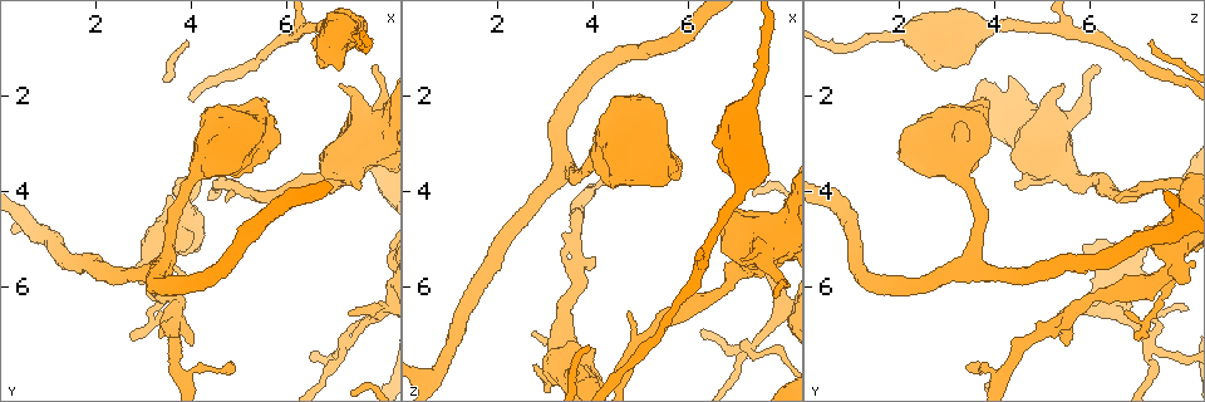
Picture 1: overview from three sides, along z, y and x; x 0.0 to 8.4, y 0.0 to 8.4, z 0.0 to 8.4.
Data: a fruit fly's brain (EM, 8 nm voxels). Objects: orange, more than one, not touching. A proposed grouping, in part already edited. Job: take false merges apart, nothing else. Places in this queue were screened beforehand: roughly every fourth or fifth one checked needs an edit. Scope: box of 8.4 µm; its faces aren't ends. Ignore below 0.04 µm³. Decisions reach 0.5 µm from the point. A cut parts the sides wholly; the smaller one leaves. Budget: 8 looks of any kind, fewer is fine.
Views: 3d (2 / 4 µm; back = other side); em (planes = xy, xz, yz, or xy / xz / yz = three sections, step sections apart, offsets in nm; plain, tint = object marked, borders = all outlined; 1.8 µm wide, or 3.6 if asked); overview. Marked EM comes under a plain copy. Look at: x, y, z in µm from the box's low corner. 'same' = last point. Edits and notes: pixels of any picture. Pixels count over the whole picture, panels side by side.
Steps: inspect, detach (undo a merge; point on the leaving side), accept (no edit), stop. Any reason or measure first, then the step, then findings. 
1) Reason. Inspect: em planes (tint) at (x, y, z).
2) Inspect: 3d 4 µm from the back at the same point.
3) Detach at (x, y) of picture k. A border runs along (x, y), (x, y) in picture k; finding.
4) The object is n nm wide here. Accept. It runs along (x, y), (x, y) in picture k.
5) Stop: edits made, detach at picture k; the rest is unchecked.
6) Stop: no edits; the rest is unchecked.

Sudden change in width. Inspect: 3d 2 µm at (7.30, 7.10, 7.20).

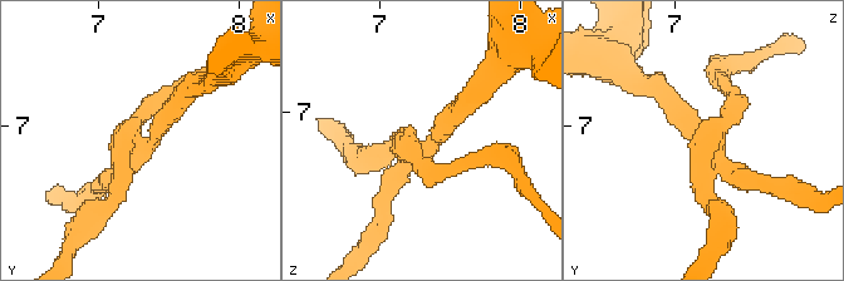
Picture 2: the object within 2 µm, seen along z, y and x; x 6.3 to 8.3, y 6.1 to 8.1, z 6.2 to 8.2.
Need the tissue. Inspect: em yz step 8 (tint) at (7.32, 7.10, 7.24).

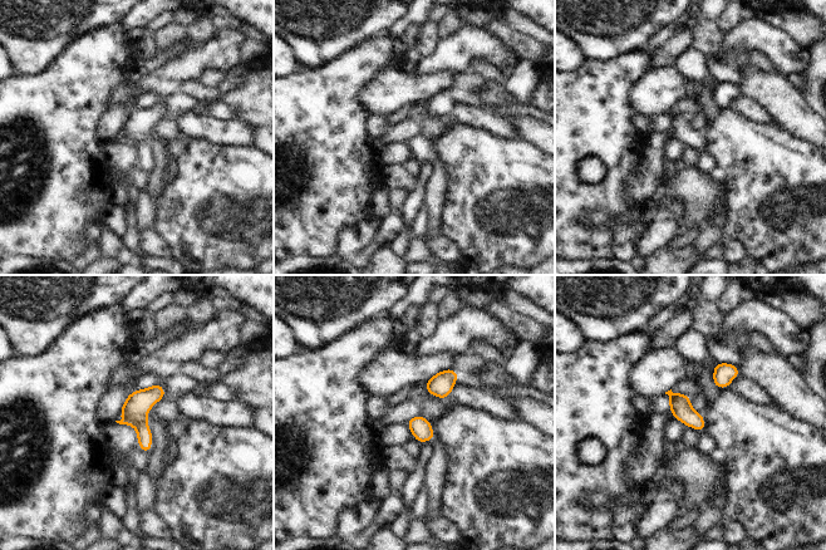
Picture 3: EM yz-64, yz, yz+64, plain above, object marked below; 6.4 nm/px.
The object is 130 nm wide here. Detach at (137, 406) of picture 3. A border runs along (146, 421), (137, 422), (133, 426) in picture 3; a second neuron is stuck on.

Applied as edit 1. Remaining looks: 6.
Sharp bend. Inspect: 3d 4 µm at (6.25, 0.55, 5.30).

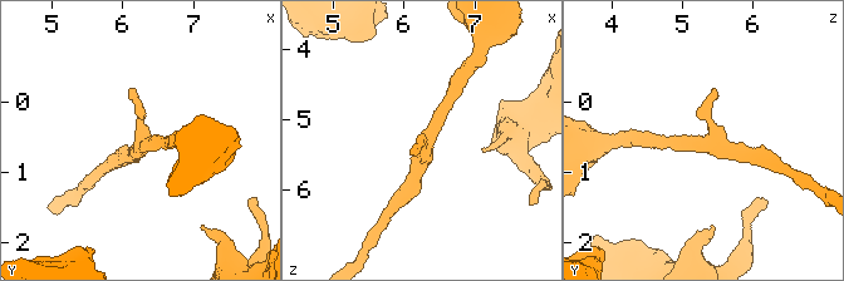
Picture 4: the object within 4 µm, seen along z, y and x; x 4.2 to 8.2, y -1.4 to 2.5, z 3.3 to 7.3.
Now the EM. Inspect: em planes (tint) at (6.35, 0.60, 5.35).

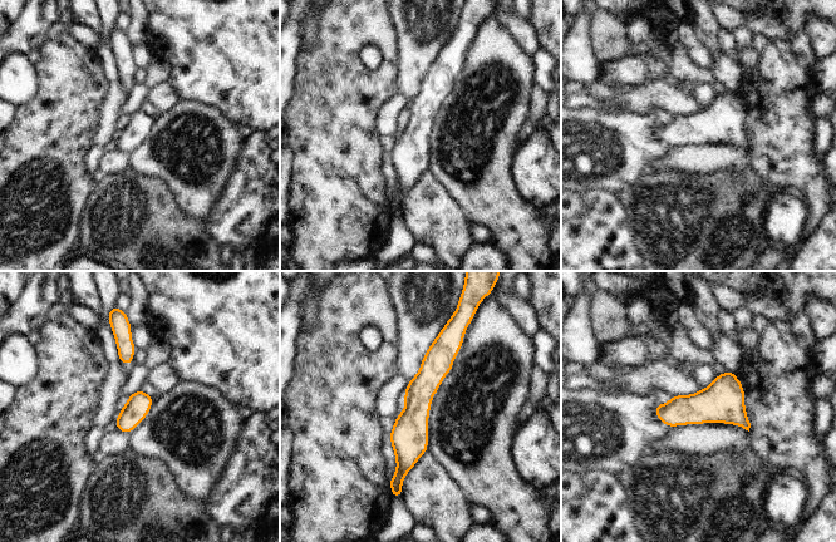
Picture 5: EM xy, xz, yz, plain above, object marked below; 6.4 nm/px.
Accept. It runs along (439, 339), (398, 483) in picture 5; one neuron here.

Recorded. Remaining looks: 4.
Stop: edits made, detach at picture 3; the rest is unchecked.

